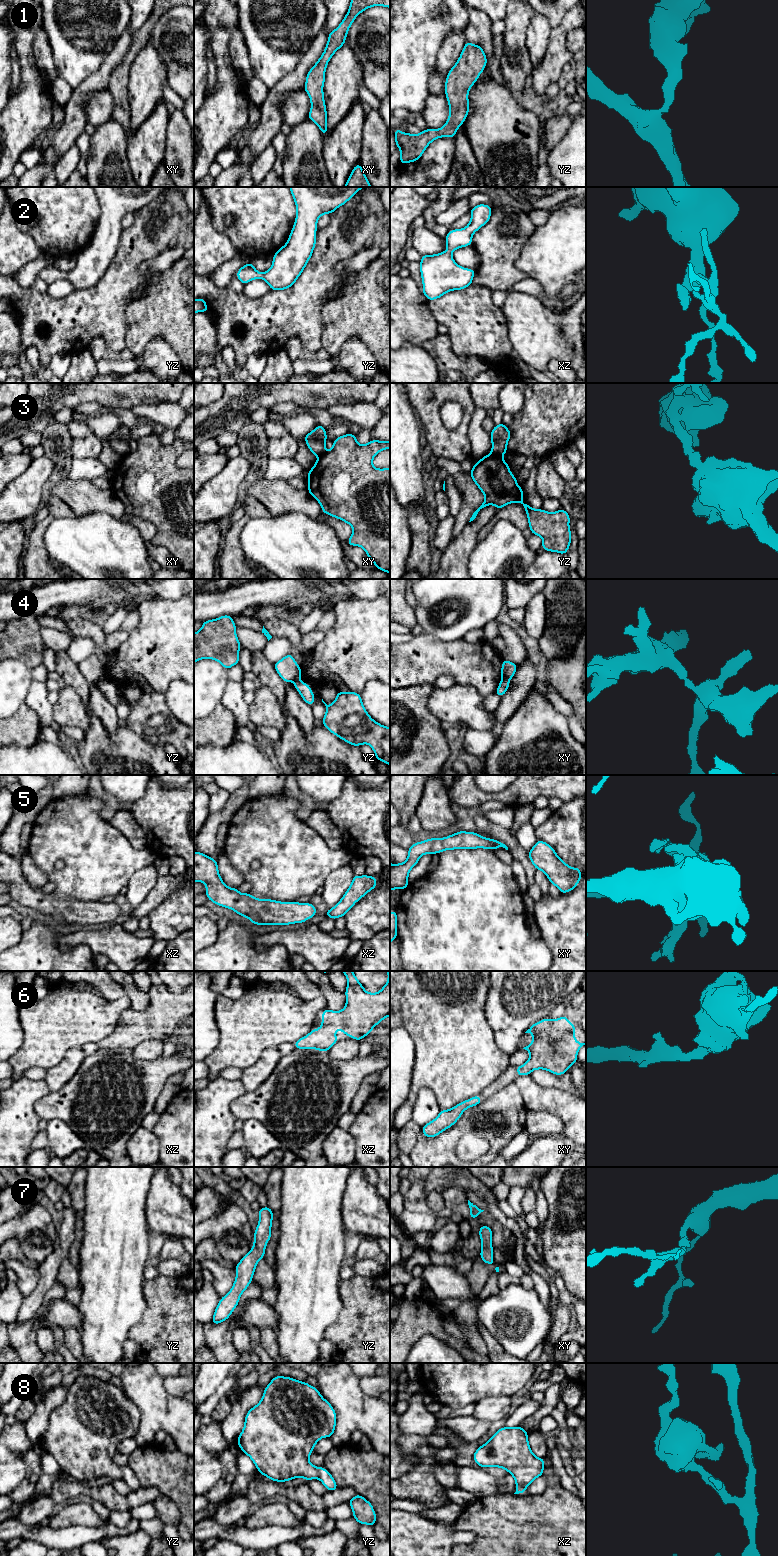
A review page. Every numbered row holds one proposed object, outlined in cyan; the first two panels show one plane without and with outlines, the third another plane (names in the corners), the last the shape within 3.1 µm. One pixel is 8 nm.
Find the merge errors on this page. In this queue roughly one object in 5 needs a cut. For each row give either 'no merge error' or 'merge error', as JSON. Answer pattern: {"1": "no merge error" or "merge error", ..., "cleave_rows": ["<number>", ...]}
{"1": "no merge error", "2": "no merge error", "3": "merge error", "4": "merge error", "5": "no merge error", "6": "no merge error", "7": "no merge error", "8": "no merge error", "cleave_rows": ["3", "4"]}

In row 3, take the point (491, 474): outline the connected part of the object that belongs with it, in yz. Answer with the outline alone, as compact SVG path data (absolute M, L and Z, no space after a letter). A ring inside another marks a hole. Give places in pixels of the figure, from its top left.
M488 454L482 459L476 462L471 471L469 472L475 484L479 487L482 493L485 495L485 500L482 505L473 513L470 521L473 521L478 512L488 506L495 505L499 511L505 505L509 503L520 503L526 511L529 529L532 531L533 535L540 536L543 539L542 548L544 551L558 552L565 555L571 544L571 530L569 528L570 516L562 508L556 512L549 513L543 509L533 509L524 503L521 499L524 497L523 489L517 484L517 479L514 477L513 473L509 470L509 464L506 463L502 457L496 456L494 454Z

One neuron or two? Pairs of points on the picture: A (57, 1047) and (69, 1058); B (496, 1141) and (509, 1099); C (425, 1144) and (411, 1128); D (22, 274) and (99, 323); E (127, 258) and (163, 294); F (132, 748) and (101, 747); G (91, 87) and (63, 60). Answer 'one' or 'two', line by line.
A: two
B: one
C: two
D: two
E: two
F: one
G: two

